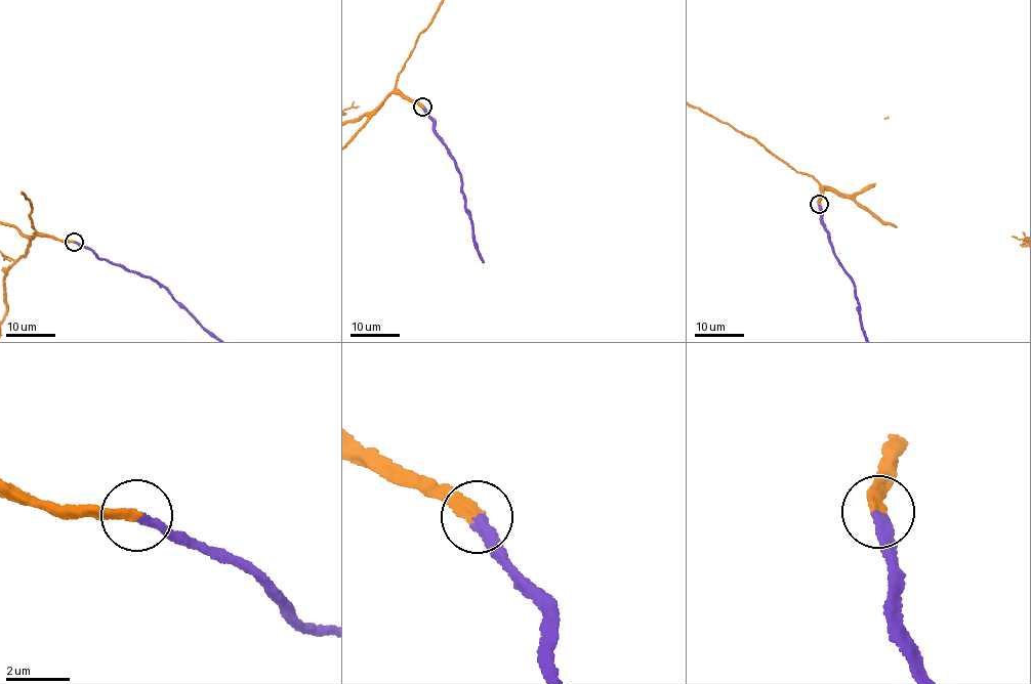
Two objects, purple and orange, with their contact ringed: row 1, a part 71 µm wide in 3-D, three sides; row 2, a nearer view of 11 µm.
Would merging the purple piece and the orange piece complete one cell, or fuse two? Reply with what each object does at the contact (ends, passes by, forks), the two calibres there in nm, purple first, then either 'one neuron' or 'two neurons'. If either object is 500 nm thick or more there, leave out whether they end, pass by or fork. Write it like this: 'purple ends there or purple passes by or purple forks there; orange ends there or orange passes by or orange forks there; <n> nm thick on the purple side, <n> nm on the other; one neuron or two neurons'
purple ends there; orange ends there; 320 nm thick on the purple side, 320 nm on the other; one neuron

